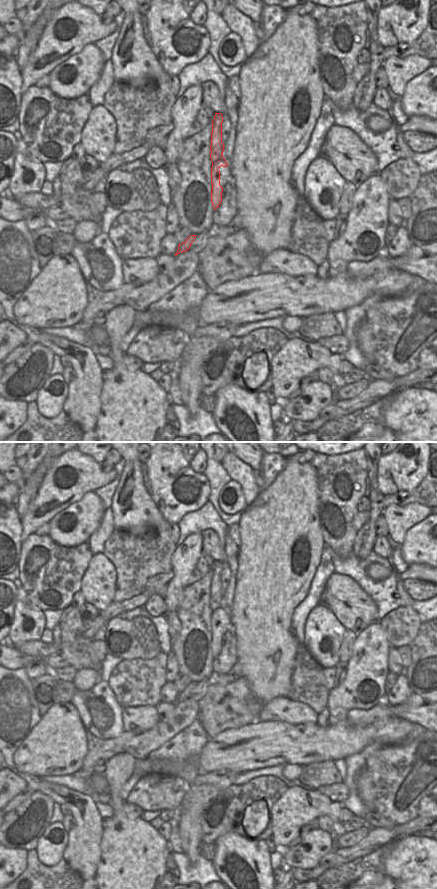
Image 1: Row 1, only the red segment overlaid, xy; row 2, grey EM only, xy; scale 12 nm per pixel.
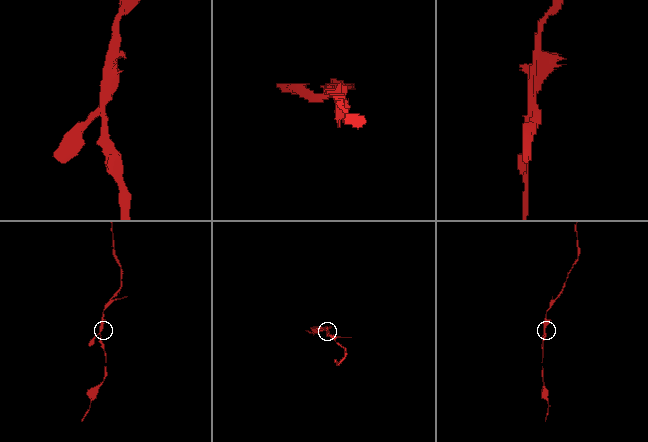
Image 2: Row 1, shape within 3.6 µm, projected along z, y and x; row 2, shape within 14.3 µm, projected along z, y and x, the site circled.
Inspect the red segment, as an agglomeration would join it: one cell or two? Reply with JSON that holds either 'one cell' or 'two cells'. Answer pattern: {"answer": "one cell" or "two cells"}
{"answer": "two cells"}

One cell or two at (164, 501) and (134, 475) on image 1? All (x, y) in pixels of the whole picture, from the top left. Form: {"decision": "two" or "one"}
{"decision": "two"}

